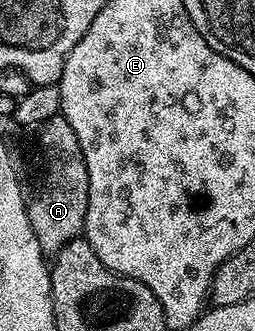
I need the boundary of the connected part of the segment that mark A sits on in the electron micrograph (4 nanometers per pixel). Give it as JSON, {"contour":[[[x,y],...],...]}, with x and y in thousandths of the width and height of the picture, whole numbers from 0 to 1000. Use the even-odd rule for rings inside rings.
{"contour":[[[235,347],[157,381],[145,438],[161,447],[161,550],[129,595],[110,598],[106,628],[137,722],[184,770],[216,770],[263,734],[306,725],[333,698],[333,653],[349,622],[349,532],[325,456],[278,372]]]}

